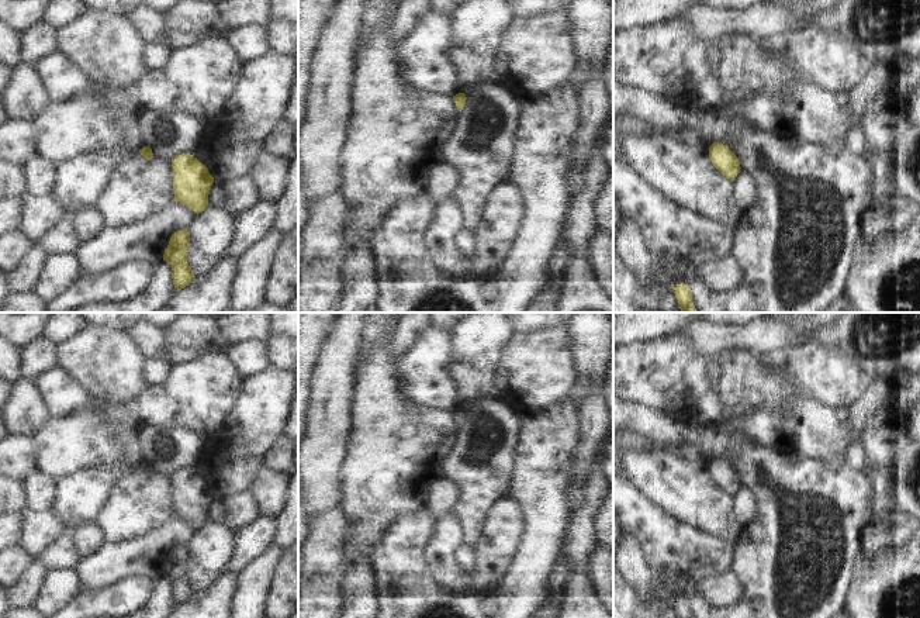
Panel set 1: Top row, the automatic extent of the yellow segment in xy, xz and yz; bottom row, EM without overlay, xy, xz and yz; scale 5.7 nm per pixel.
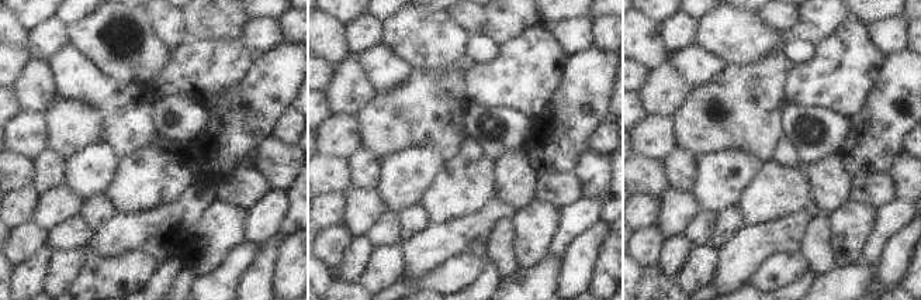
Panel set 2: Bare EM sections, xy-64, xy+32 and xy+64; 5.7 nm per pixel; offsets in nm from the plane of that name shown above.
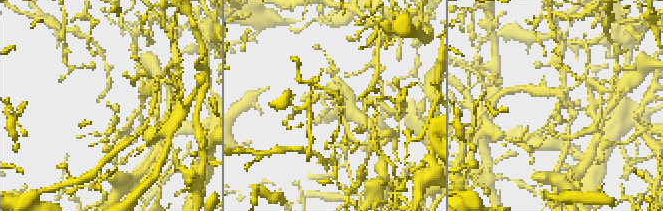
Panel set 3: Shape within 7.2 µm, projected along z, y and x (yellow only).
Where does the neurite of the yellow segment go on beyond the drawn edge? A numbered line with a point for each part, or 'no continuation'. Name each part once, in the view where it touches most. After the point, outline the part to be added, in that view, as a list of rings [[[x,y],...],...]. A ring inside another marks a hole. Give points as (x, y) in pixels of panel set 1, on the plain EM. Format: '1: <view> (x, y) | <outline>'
no continuation

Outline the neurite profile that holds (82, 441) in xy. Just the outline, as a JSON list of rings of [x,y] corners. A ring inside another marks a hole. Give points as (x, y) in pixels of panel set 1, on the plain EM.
[[[96,398],[96,403],[66,418],[53,418],[35,436],[39,449],[39,470],[56,480],[75,476],[77,472],[89,469],[111,469],[127,476],[134,469],[125,459],[125,453],[118,443],[118,425],[106,420],[108,400]]]

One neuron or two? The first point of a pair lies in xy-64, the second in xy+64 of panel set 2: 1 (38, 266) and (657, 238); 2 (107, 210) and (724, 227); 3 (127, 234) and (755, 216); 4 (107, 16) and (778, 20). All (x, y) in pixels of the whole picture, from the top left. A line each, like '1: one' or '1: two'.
1: two
2: one
3: two
4: two

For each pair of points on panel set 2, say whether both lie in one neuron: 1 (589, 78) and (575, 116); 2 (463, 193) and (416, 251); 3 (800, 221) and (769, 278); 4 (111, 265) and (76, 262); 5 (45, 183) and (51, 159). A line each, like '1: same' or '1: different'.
1: same
2: different
3: different
4: different
5: same

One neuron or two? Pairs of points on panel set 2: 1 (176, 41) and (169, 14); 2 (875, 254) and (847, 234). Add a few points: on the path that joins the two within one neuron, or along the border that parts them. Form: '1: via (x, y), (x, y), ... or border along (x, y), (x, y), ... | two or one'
1: via (176, 34), (170, 21) | one
2: border along (878, 216), (864, 257) | two

